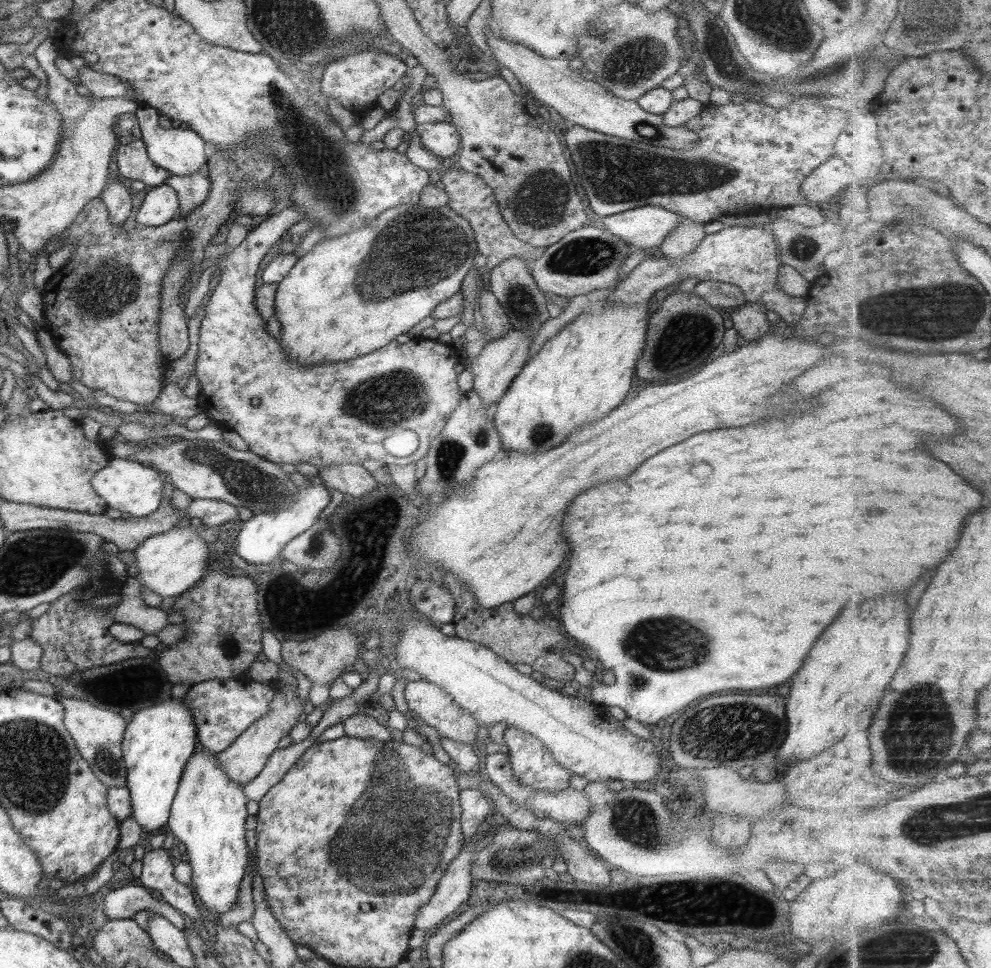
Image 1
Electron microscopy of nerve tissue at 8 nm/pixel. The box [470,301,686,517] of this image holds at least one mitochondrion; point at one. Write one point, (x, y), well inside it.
(541, 433)

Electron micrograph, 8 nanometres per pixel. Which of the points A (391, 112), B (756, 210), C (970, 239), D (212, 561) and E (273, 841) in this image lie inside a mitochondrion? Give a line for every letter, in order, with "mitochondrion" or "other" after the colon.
A: other
B: other
C: other
D: other
E: other

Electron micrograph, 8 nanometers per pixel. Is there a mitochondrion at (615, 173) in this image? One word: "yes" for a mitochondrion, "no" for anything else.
yes

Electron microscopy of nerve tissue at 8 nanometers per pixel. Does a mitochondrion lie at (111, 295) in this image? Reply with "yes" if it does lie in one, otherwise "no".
yes

